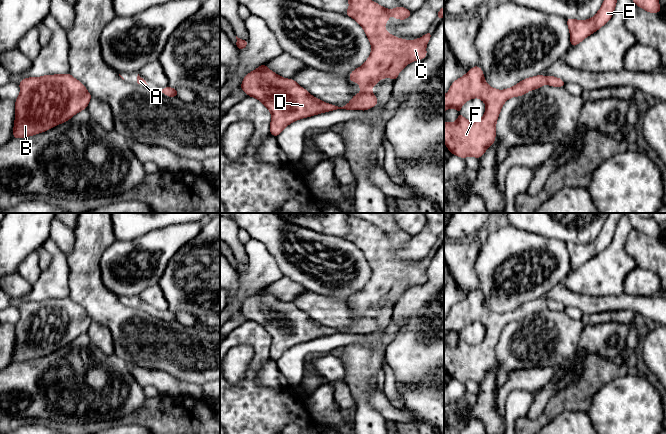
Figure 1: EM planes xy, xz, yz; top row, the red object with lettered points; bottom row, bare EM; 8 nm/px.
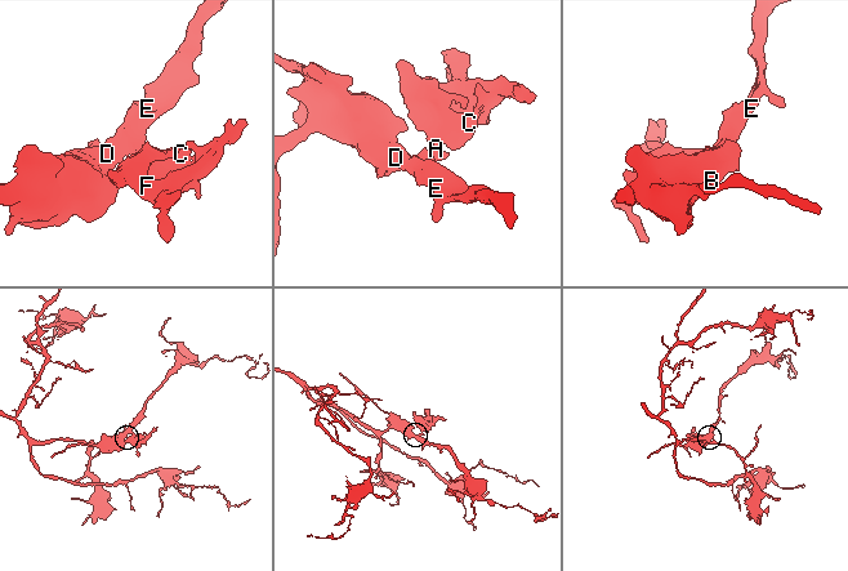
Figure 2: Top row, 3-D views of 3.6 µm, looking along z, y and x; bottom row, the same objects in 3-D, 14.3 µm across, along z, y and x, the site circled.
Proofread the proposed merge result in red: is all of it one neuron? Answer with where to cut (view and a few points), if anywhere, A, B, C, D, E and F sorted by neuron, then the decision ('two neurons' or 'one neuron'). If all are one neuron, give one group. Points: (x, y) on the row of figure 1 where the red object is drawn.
no cut | A B C D E F | one neuron

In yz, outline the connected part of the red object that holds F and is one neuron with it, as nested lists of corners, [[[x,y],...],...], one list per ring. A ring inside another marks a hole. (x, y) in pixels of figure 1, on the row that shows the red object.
[[[476,65],[463,75],[456,79],[450,86],[448,93],[444,95],[444,112],[450,108],[458,111],[458,119],[456,122],[444,123],[444,143],[451,154],[454,154],[462,159],[468,156],[480,159],[486,150],[494,144],[496,138],[496,123],[504,103],[512,98],[523,96],[531,90],[538,89],[545,84],[552,87],[565,87],[566,83],[555,76],[546,76],[542,74],[525,78],[515,86],[498,90],[488,85],[485,81],[484,73],[479,65]],[[479,98],[486,106],[485,113],[481,119],[470,121],[464,118],[460,112],[461,107],[470,99]]]

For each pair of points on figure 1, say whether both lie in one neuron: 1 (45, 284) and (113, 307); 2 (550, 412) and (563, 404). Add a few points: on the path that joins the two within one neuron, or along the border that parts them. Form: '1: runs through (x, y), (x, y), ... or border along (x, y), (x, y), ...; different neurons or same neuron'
1: border along (68, 268), (67, 296); different neurons
2: runs through (553, 409), (560, 404); same neuron

